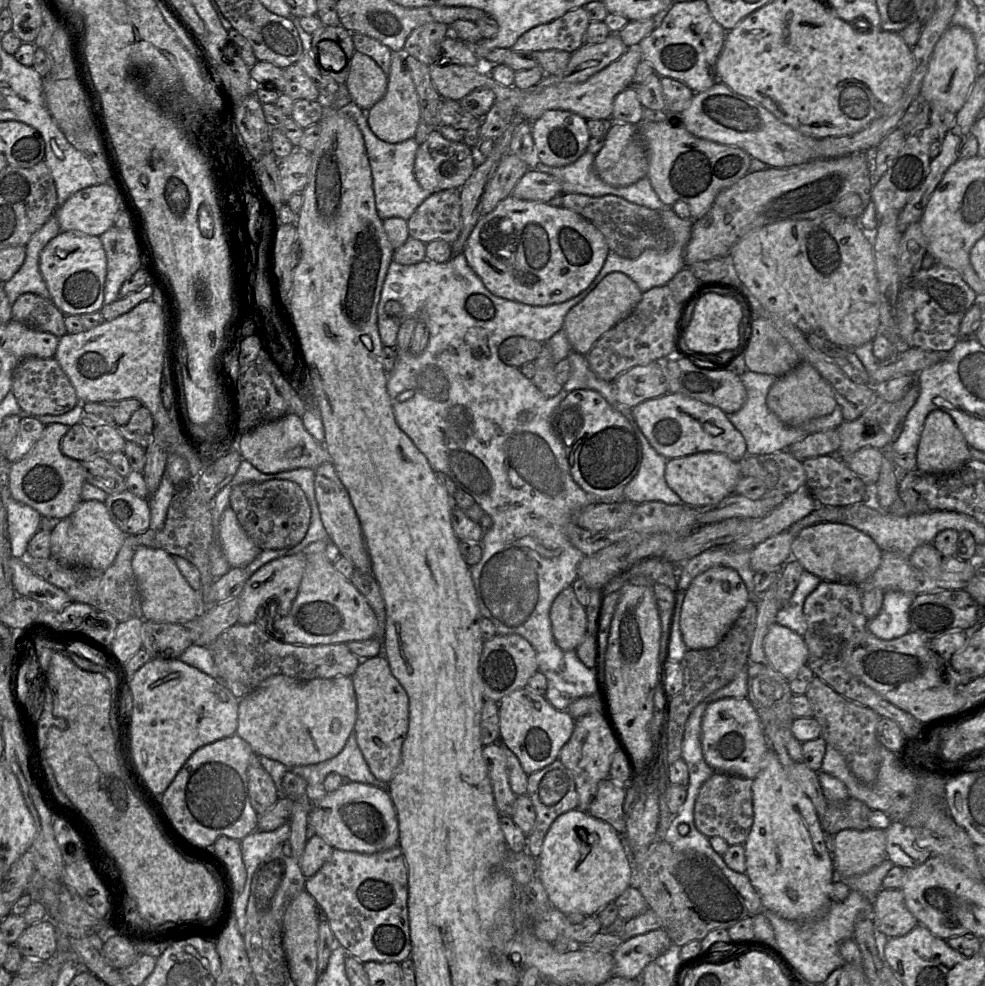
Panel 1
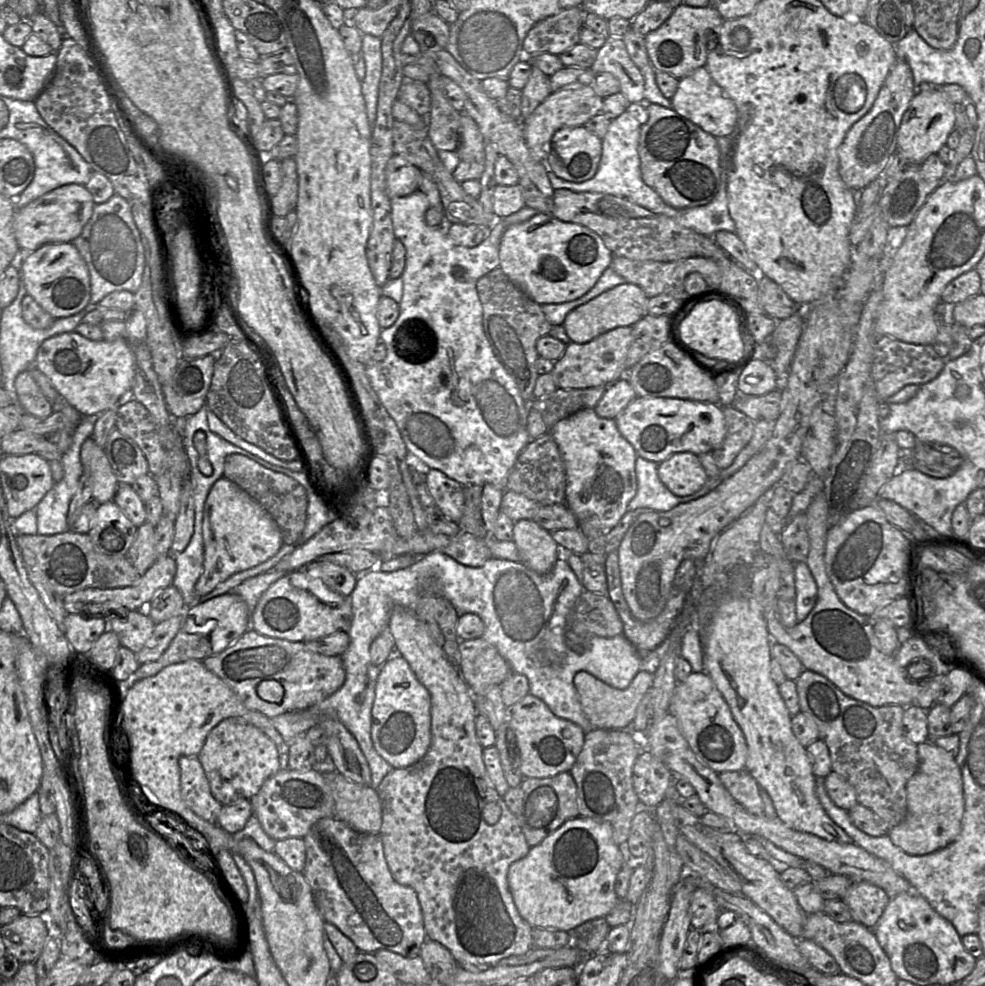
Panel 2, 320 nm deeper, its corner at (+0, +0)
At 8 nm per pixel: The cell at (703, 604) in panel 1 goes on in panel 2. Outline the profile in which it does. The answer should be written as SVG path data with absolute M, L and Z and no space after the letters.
M636 397L615 418L618 430L637 452L637 457L659 464L671 455L713 452L726 435L723 407L717 403L666 397Z

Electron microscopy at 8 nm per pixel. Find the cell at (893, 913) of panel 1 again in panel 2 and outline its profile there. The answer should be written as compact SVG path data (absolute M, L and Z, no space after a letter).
M854 882L842 900L849 907L853 921L873 929L890 897L878 886L868 882Z

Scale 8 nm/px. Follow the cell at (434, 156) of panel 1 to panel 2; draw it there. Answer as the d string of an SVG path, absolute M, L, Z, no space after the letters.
M394 154L386 166L386 186L390 199L412 194L419 189L423 172L399 154Z

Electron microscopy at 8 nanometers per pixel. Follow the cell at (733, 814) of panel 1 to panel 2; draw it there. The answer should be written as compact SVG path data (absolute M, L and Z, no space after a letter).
M745 769L718 773L719 779L747 812L753 815L764 815L764 805L759 793L759 785Z

